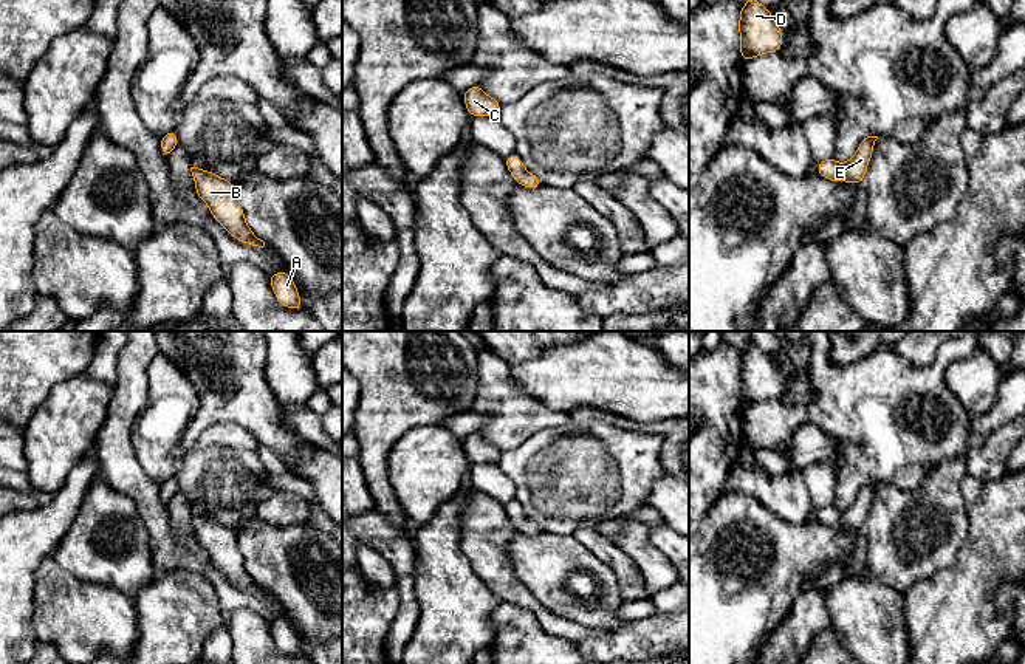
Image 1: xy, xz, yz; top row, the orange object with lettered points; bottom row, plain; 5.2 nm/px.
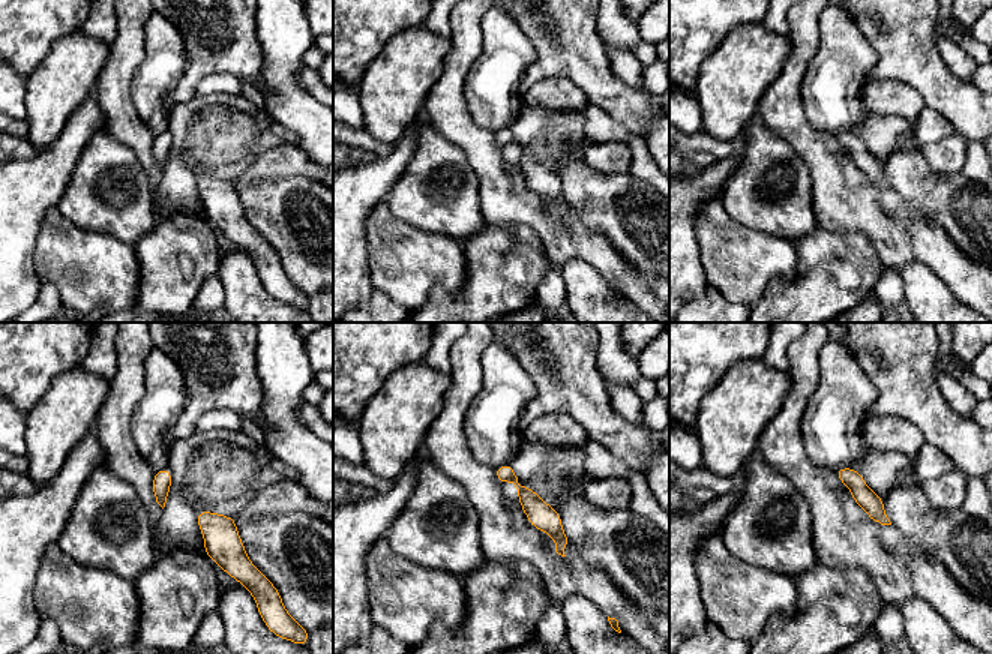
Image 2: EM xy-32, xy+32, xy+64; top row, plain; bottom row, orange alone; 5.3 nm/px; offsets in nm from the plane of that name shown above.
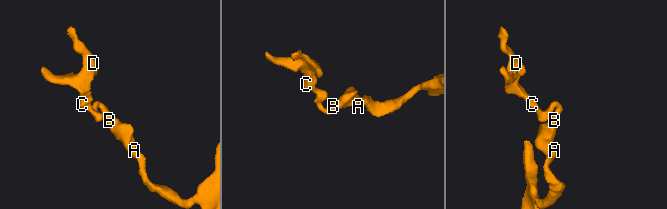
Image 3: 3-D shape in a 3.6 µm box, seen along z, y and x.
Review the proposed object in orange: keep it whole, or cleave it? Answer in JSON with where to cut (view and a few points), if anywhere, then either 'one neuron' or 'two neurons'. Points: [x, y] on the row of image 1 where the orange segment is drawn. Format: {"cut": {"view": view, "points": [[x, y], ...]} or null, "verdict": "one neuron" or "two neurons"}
{"cut": null, "verdict": "one neuron"}

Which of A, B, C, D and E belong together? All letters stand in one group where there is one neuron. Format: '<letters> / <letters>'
A B C D E

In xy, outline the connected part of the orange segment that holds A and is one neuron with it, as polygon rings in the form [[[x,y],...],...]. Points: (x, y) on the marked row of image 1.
[[[279,271],[268,279],[279,303],[291,310],[303,310],[296,283],[288,272]]]

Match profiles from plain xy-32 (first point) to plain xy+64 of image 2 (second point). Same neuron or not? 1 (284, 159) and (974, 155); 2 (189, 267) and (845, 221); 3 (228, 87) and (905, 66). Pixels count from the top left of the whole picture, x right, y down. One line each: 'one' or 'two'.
1: two
2: two
3: two

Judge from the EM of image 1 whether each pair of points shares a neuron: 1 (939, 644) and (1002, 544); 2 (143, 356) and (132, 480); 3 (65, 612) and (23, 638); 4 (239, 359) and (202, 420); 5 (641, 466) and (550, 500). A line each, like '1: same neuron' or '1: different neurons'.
1: same neuron
2: same neuron
3: different neurons
4: same neuron
5: same neuron

